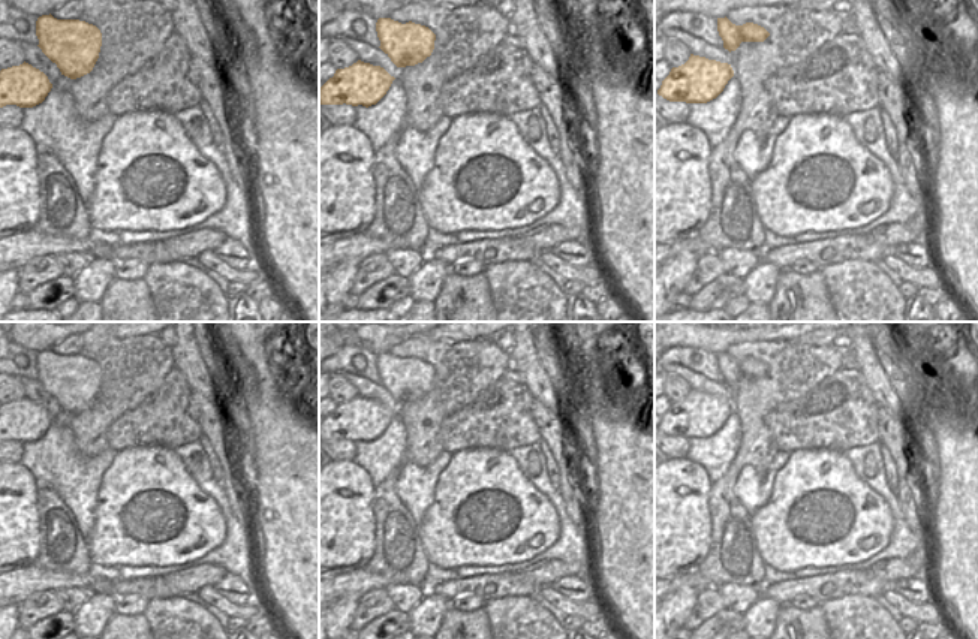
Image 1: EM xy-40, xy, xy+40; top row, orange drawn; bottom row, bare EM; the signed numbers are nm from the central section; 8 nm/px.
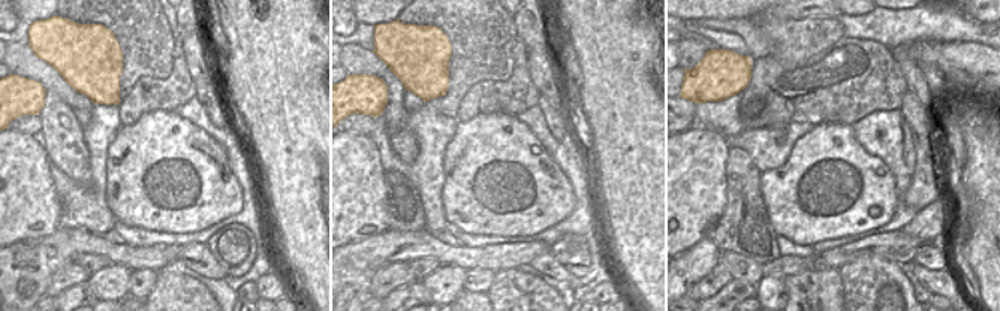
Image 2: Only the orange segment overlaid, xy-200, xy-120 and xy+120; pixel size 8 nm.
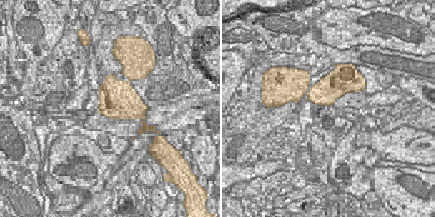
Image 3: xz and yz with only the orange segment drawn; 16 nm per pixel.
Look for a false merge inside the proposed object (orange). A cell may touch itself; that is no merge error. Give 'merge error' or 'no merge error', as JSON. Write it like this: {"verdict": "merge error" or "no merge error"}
{"verdict": "no merge error"}

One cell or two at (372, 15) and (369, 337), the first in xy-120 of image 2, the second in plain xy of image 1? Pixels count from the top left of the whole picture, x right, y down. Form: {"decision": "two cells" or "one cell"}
{"decision": "one cell"}

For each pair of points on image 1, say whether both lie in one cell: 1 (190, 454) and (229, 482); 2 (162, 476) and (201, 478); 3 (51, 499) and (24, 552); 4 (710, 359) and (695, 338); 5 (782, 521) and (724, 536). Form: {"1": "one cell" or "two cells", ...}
{"1": "two cells", "2": "two cells", "3": "two cells", "4": "two cells", "5": "two cells"}

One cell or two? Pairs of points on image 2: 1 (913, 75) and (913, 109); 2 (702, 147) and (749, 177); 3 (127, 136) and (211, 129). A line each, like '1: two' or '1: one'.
1: one
2: two
3: two

